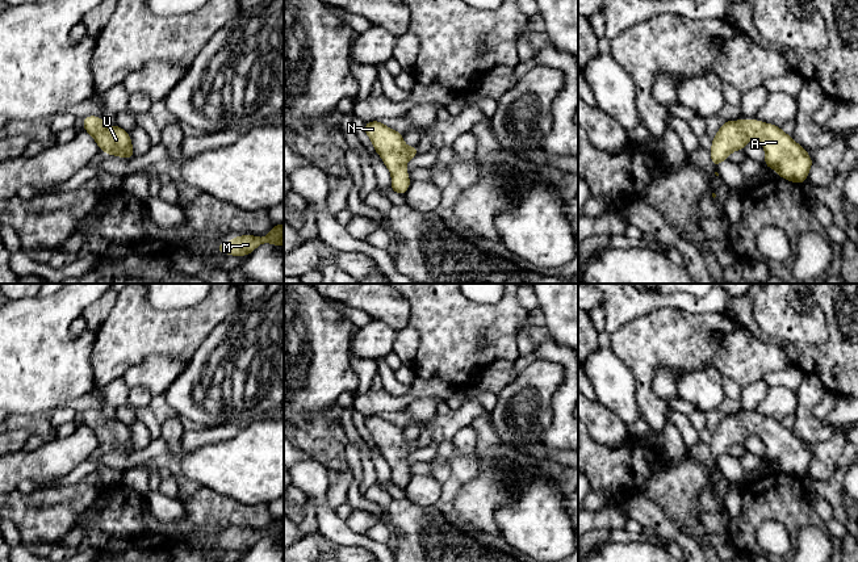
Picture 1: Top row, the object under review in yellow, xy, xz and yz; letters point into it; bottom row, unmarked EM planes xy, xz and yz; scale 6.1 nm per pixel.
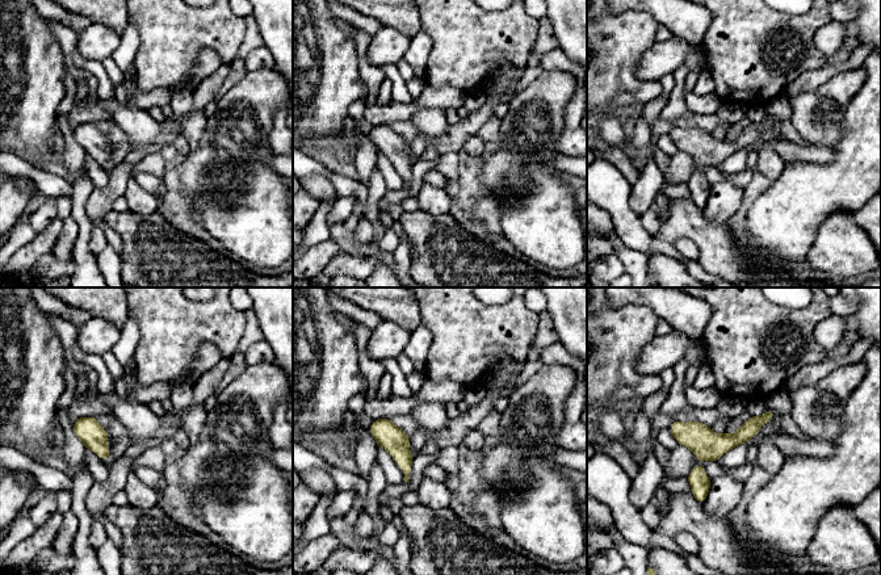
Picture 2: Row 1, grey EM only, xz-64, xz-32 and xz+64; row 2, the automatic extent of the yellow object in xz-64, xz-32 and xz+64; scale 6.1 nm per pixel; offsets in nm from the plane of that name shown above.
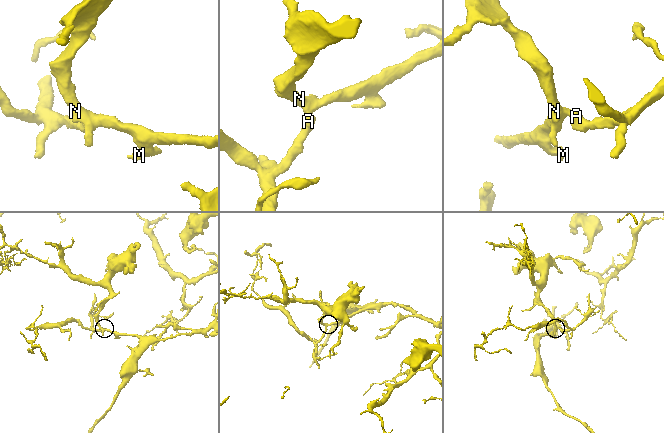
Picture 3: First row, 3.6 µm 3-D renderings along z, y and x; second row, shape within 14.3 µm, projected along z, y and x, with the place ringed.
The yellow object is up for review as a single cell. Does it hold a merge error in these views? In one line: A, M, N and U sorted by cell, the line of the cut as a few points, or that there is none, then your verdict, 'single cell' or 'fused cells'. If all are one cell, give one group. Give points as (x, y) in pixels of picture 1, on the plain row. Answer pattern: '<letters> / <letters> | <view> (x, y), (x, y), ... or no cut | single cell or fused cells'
A M N U | no cut | single cell

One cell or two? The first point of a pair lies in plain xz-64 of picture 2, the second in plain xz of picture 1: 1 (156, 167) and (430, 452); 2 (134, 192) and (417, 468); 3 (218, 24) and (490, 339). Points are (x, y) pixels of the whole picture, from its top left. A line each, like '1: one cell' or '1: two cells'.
1: two cells
2: two cells
3: one cell

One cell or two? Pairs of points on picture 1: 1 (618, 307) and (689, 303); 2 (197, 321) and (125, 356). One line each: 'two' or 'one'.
1: one
2: one

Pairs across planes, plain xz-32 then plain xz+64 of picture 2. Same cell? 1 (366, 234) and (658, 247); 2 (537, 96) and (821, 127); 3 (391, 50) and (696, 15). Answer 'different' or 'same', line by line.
1: different
2: same
3: different

